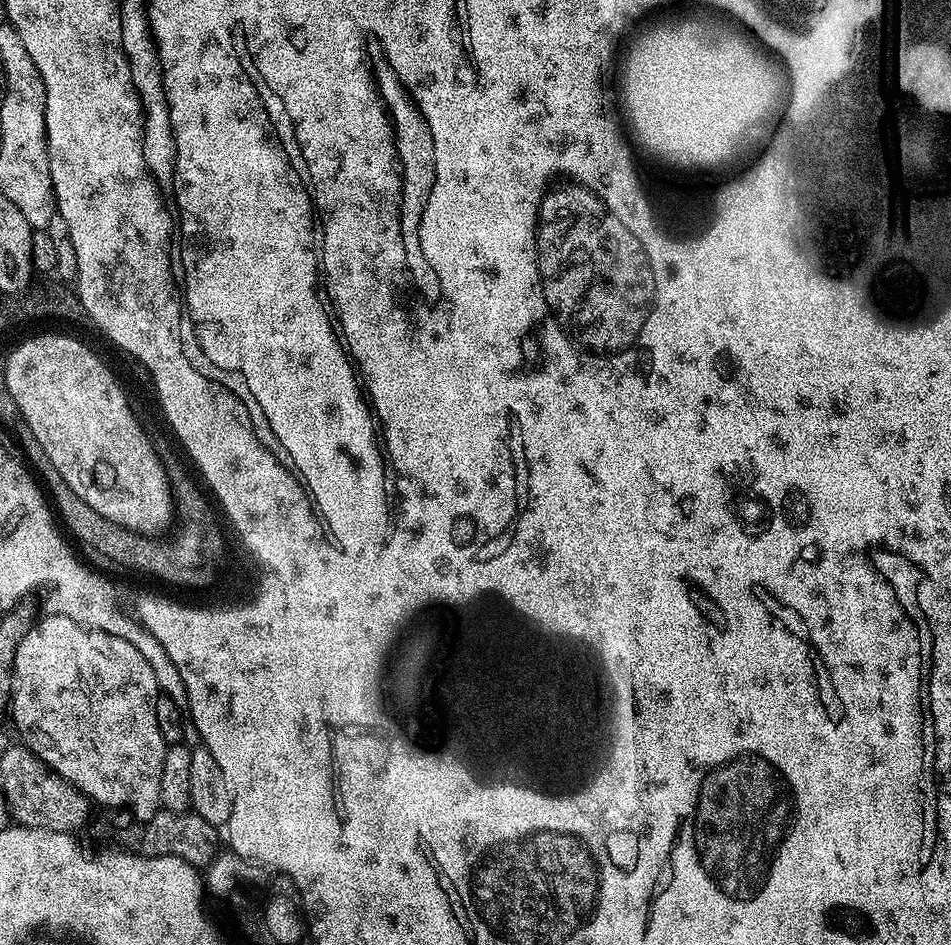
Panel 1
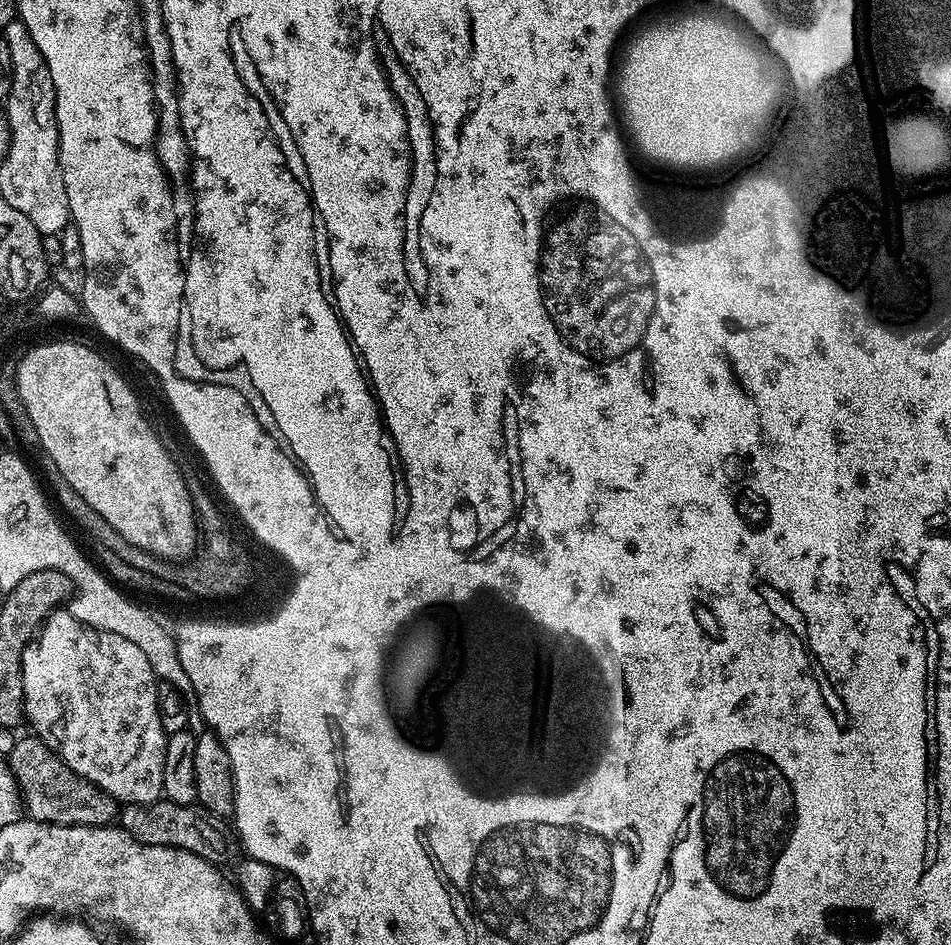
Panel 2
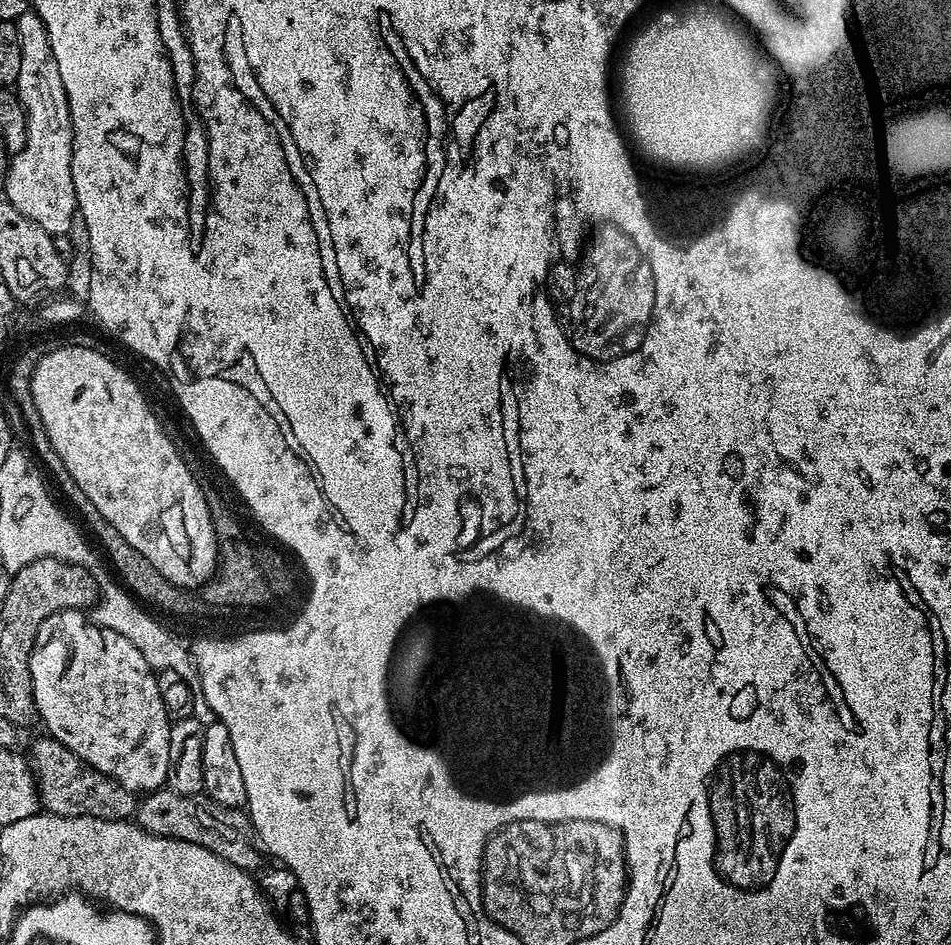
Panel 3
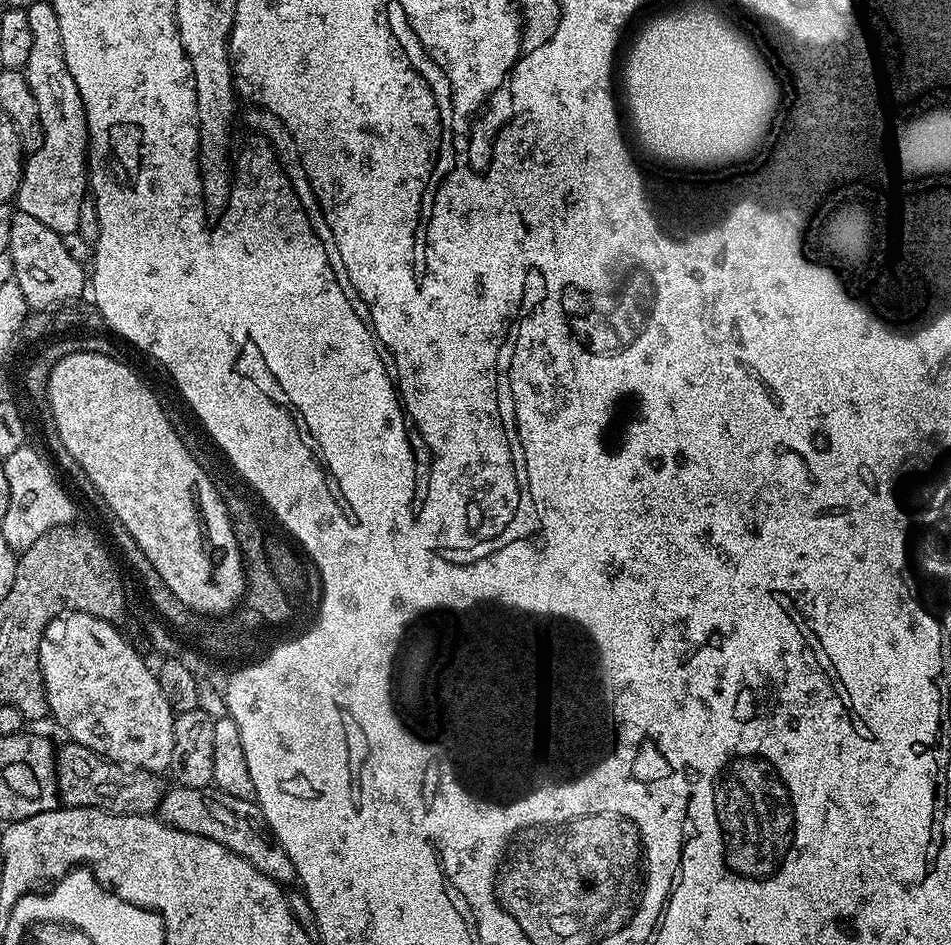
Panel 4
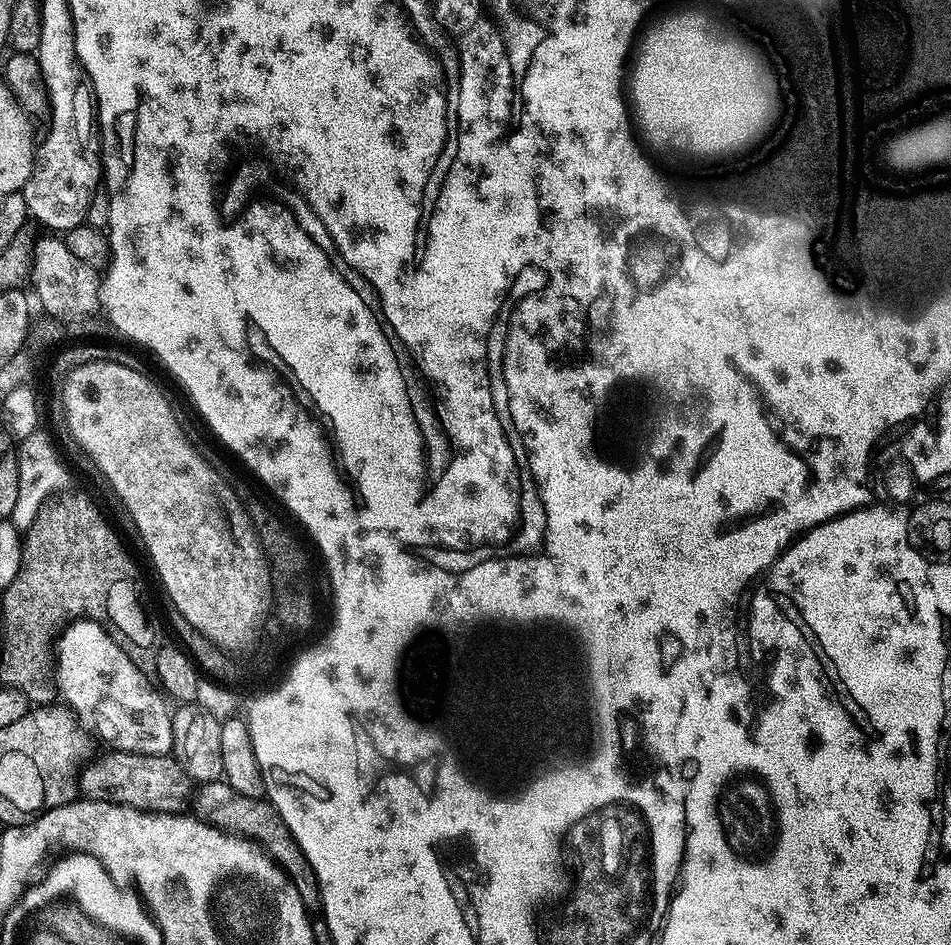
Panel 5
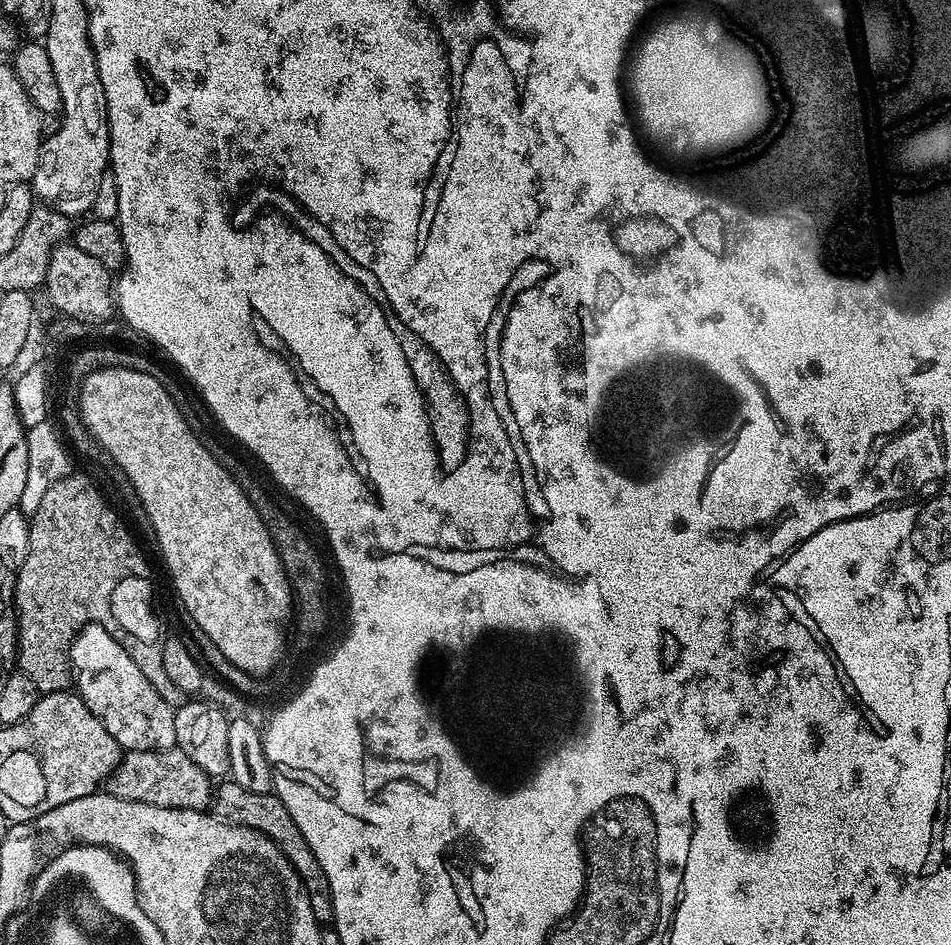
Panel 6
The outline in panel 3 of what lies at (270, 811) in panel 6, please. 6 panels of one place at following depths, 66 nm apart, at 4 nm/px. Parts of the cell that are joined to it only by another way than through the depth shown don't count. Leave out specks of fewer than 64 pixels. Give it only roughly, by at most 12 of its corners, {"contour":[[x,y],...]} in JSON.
{"contour":[[167,786],[137,803],[134,823],[206,846],[256,874],[251,820],[203,794]]}

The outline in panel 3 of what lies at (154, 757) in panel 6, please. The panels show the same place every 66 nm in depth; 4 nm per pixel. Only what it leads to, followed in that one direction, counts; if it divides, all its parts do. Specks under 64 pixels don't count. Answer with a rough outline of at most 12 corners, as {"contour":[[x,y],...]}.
{"contour":[[41,735],[30,767],[54,816],[135,817],[137,793]]}

